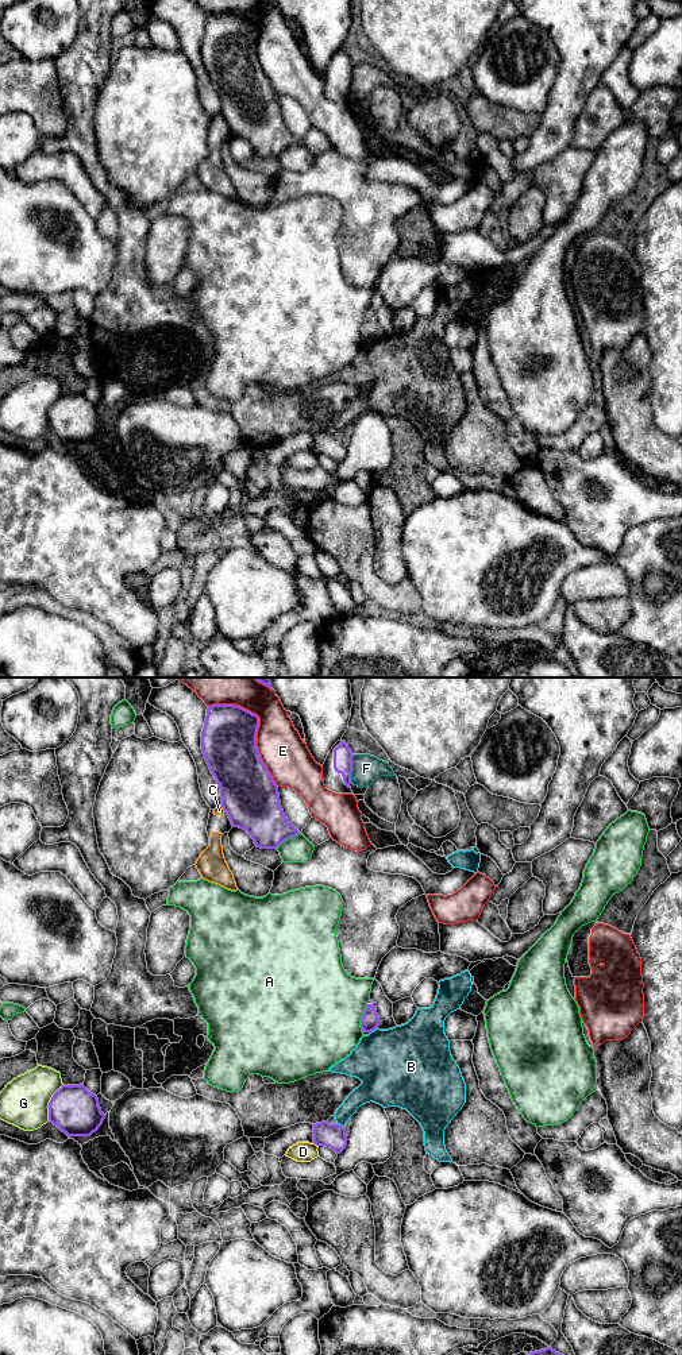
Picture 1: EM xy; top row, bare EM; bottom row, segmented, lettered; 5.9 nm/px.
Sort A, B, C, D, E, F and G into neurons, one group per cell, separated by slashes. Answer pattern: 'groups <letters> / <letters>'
groups A / B F / C / D / E / G

